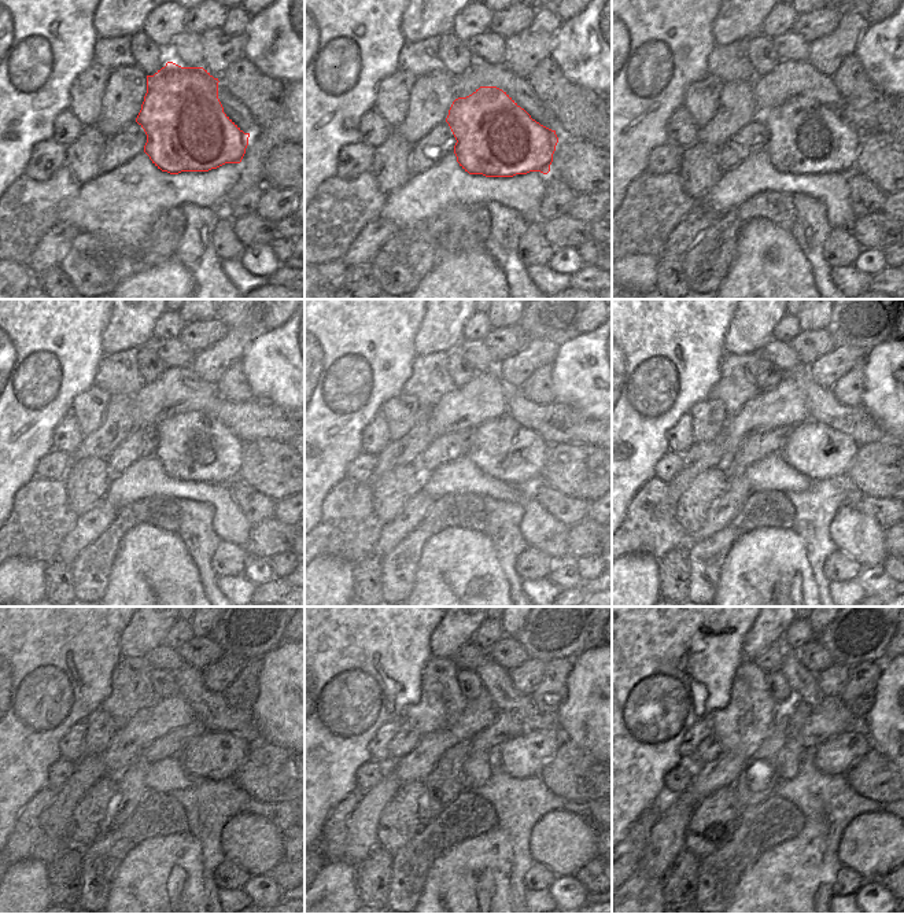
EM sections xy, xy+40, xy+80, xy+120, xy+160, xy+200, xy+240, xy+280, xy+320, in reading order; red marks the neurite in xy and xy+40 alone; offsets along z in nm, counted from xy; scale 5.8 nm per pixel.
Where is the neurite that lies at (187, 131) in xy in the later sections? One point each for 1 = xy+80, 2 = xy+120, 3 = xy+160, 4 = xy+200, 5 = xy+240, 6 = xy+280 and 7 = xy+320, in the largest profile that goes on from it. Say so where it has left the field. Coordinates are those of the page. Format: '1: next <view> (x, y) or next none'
1: next xy+80 (805, 137)
2: next xy+120 (195, 446)
3: next xy+160 (501, 448)
4: next xy+200 (816, 450)
5: next xy+240 (214, 755)
6: next xy+280 (523, 756)
7: next xy+320 (834, 756)

